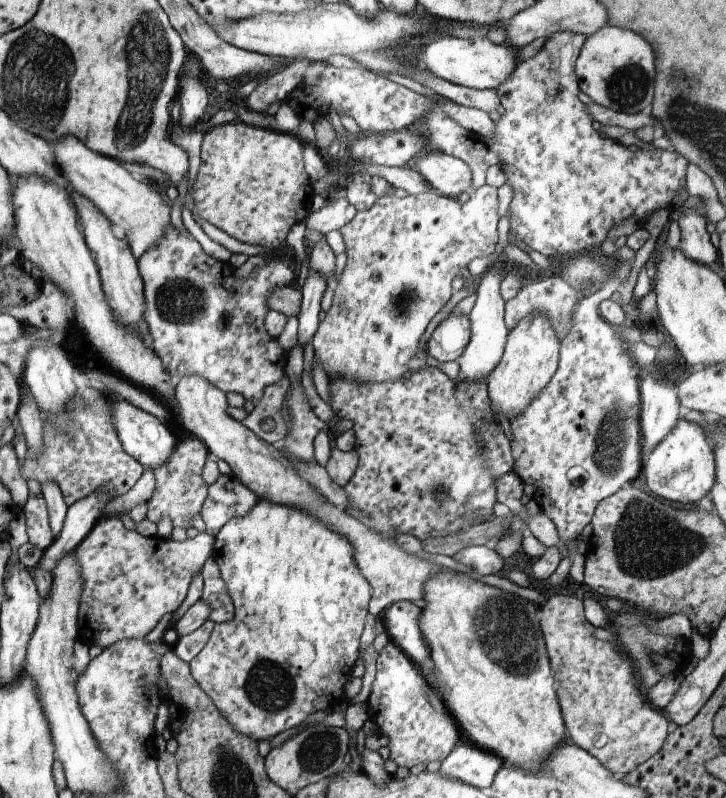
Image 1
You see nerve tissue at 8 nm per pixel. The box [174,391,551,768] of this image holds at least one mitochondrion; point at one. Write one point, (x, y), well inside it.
(500, 644)

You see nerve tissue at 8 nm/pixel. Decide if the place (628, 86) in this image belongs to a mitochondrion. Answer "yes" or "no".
yes

